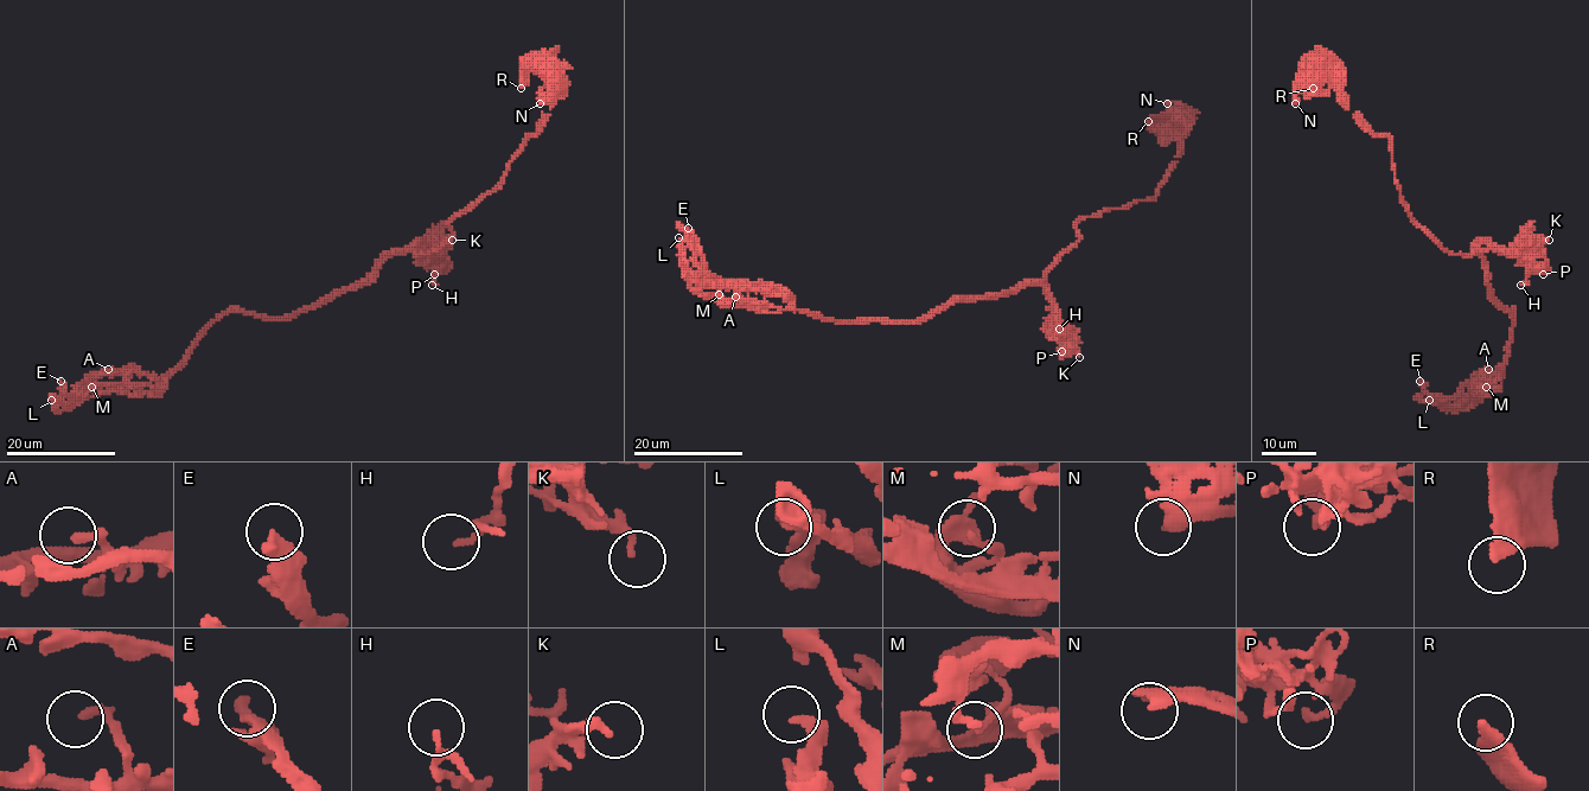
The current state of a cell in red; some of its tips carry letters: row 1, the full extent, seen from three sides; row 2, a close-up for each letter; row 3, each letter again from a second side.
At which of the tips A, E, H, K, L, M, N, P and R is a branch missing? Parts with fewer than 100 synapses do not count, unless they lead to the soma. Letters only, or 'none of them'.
none of them

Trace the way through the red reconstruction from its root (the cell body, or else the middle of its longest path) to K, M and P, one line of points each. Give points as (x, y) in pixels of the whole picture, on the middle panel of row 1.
K: (1182, 117), (1182, 148), (1156, 196), (1084, 216), (1077, 223), (1078, 240), (1044, 278), (1054, 321), (1079, 357)
M: (1182, 117), (1156, 196), (1084, 216), (1048, 272), (1014, 291), (910, 321), (719, 294)
P: (1182, 117), (1182, 148), (1156, 196), (1084, 216), (1077, 223), (1078, 240), (1046, 275), (1061, 351)

